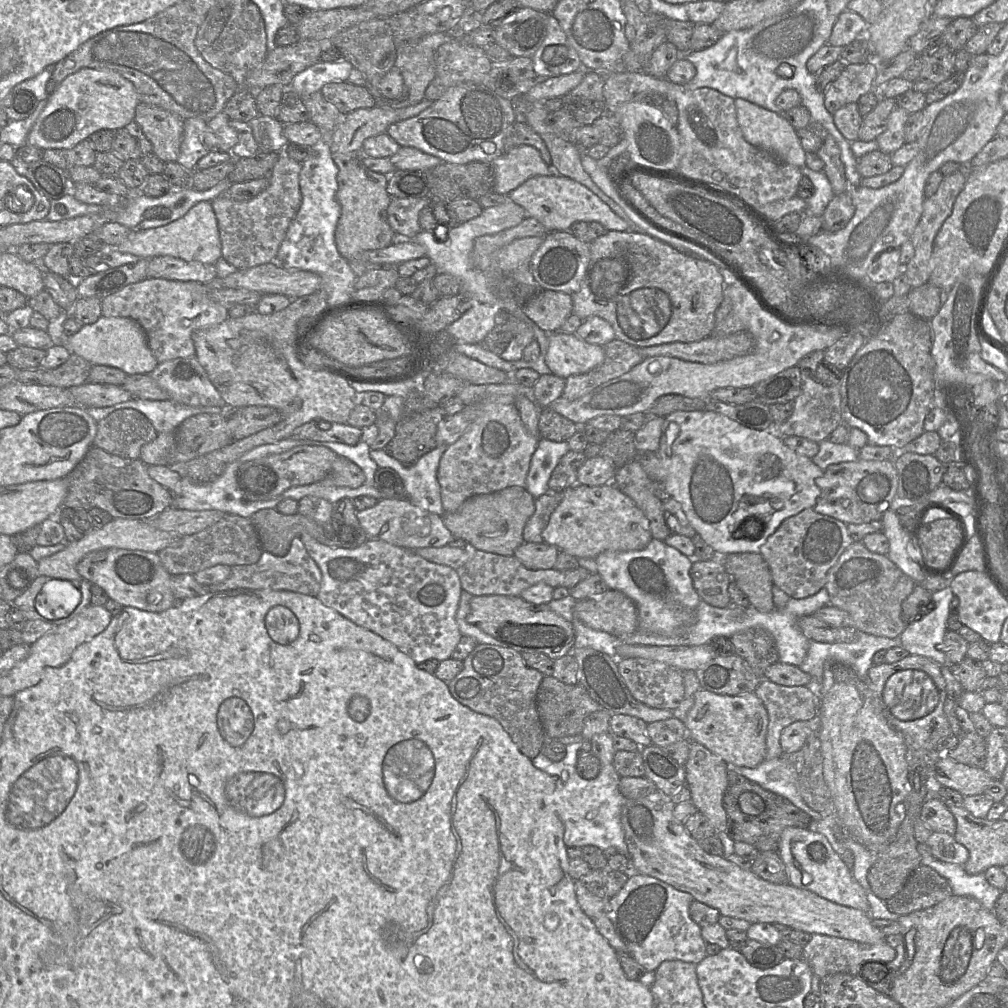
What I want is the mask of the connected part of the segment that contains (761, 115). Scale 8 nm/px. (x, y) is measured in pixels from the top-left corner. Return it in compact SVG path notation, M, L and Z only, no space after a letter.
M736 98L734 102L739 127L748 143L798 168L806 165L806 152L800 144L796 129L782 115L742 98Z

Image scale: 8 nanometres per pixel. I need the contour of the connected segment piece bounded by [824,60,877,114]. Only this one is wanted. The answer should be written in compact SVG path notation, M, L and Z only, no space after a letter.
M877 62L846 64L841 74L828 86L824 93L824 105L830 113L835 113L844 105L874 90Z

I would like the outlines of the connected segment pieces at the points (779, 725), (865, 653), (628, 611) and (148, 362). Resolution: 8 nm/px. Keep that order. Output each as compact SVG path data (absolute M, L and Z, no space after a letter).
M762 679L754 690L755 695L764 704L768 713L765 760L784 755L780 736L785 727L795 721L809 721L818 715L818 699L807 686L783 686L768 679Z
M857 630L857 640L851 643L824 643L810 641L806 657L798 667L808 673L814 680L821 683L824 670L828 665L841 664L851 668L859 678L867 681L868 671L873 665L873 655L879 650L888 650L896 646L900 646L899 638L875 636Z
M618 590L577 600L573 615L586 626L607 632L618 638L628 637L639 629L639 617L634 601Z
M101 316L92 324L83 325L62 343L70 352L81 356L91 365L111 366L124 371L127 375L150 374L158 362L152 354L147 337L138 322L128 317Z

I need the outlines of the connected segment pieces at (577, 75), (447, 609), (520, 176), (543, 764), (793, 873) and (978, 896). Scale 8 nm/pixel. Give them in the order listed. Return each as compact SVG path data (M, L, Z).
M581 68L570 74L547 78L521 97L526 97L528 101L544 101L553 97L562 97L583 80L587 71L591 70Z
M302 533L300 539L321 571L322 582L317 598L325 606L388 640L416 664L430 659L441 662L451 657L462 637L456 621L462 587L455 569L430 562L414 550L383 540L368 539L356 548L345 549L326 546L308 533Z
M520 145L504 152L492 163L494 192L507 195L527 179L534 176L559 176L553 165L547 165L533 146Z
M582 734L557 738L557 741L566 746L565 757L553 762L540 752L531 760L532 764L552 776L555 781L555 811L564 824L563 840L566 847L593 845L602 851L614 847L618 853L629 857L621 822L622 808L627 800L619 790L621 777L613 764L601 764L600 773L594 779L580 777L576 771L576 762L581 746L575 743L583 740L585 739Z
M786 827L780 836L778 853L792 886L811 891L836 904L869 913L866 891L821 833L810 829Z
M918 843L921 864L934 869L944 877L957 896L967 896L979 901L984 908L994 911L994 905L1002 891L992 886L983 873L970 875L963 866L936 859L926 845Z

